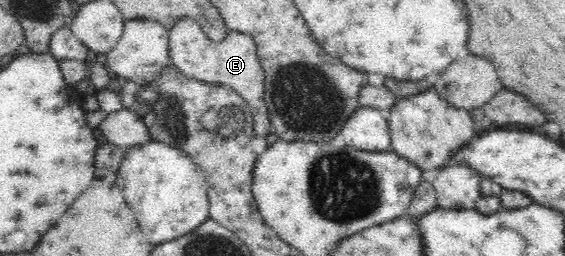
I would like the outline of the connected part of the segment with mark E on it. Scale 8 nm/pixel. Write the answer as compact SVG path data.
M191 18L178 19L175 25L170 27L168 35L171 65L177 67L186 77L233 89L233 91L237 92L248 103L250 109L253 109L253 115L255 115L255 121L252 121L253 131L263 137L265 137L267 133L273 134L275 129L273 129L273 124L269 121L269 117L267 117L267 109L265 109L265 103L263 103L265 73L263 73L263 68L256 54L255 41L249 35L229 30L229 35L225 37L225 40L215 42L205 36L205 31L201 30L201 26Z

